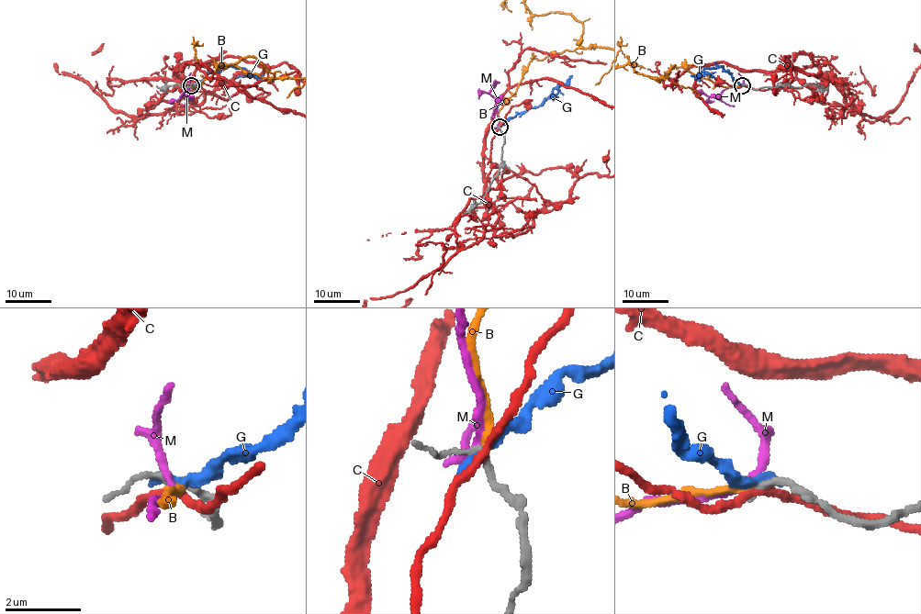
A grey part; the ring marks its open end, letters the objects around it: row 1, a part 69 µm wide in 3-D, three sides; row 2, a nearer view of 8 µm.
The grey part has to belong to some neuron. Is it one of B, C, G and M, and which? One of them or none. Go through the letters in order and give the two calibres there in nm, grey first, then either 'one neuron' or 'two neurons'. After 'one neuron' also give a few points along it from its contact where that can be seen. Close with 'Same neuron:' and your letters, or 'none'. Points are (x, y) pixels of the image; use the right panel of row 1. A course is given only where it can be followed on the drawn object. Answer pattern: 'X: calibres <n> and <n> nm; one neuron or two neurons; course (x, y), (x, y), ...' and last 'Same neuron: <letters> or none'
B: calibres 150 and 200 nm; one neuron
C: calibres 150 and 200 nm; two neurons
G: calibres 150 and 340 nm; two neurons
M: calibres 150 and 200 nm; two neurons
Same neuron: B

